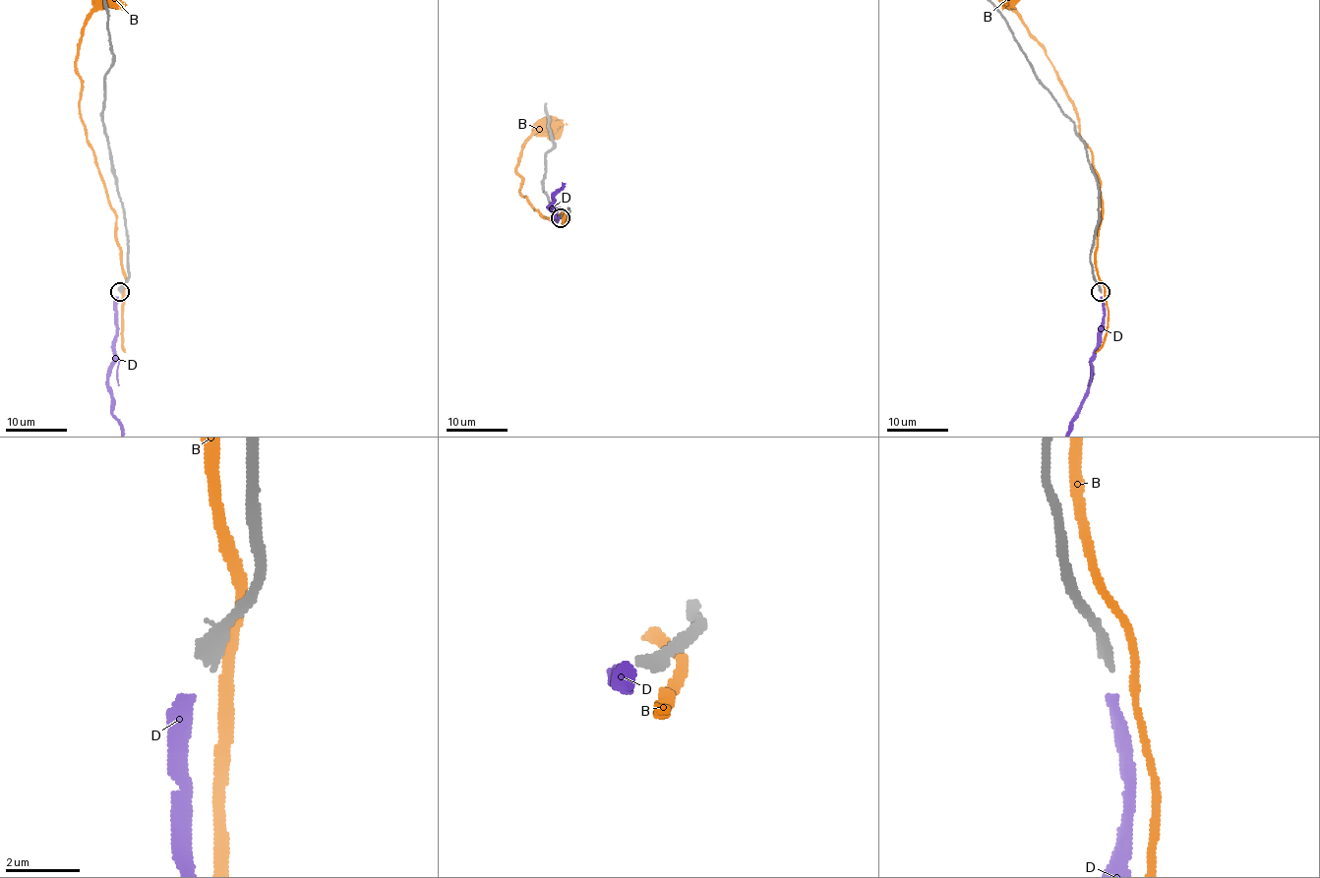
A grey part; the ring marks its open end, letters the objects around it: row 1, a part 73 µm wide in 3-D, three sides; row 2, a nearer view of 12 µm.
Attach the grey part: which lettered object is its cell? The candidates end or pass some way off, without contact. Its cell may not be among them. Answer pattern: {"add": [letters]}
{"add": []}

